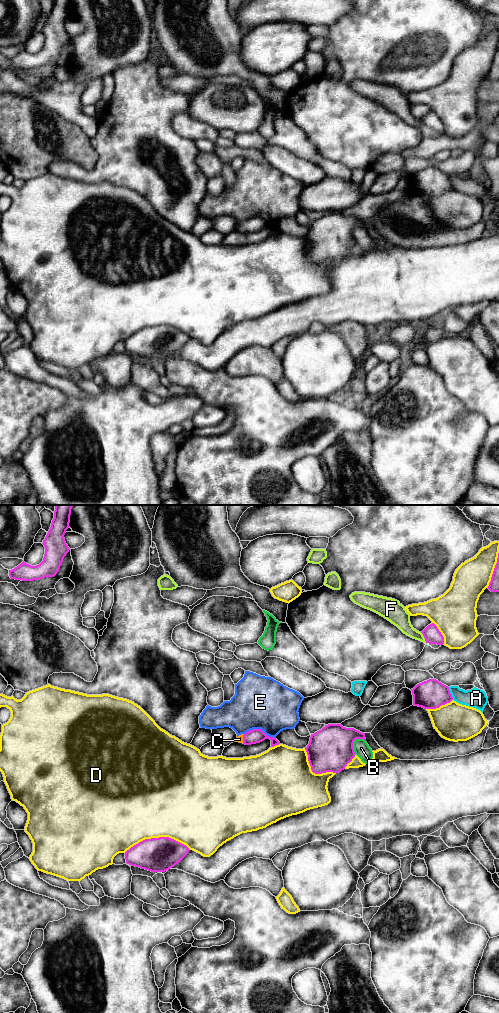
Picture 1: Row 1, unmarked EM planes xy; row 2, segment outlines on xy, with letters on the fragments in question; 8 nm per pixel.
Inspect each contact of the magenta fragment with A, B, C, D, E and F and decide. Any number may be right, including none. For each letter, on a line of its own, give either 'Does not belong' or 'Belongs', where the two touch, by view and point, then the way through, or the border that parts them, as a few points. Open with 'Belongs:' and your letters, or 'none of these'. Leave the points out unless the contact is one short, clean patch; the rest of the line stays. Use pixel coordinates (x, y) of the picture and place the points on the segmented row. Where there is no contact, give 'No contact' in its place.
Belongs: C
A: Does not belong. Touches magenta at xy (450, 693)
B: Does not belong. Touches magenta at xy (353, 742)
C: Belongs. Touches magenta at xy (243, 738). Path across: xy (254, 736), (243, 738), (239, 739)
D: Does not belong. Touches magenta at xy (157, 838)
E: Does not belong. Touches magenta at xy (260, 729)
F: Does not belong. Touches magenta at xy (424, 637)

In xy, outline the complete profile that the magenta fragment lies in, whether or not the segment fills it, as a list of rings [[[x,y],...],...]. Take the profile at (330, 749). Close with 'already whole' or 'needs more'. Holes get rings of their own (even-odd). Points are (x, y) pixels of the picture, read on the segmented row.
[[[328,724],[321,730],[311,734],[309,744],[305,747],[311,770],[315,774],[326,772],[338,773],[345,769],[355,757],[353,743],[356,739],[364,739],[365,733],[354,728],[346,728],[341,724]]]; already whole

